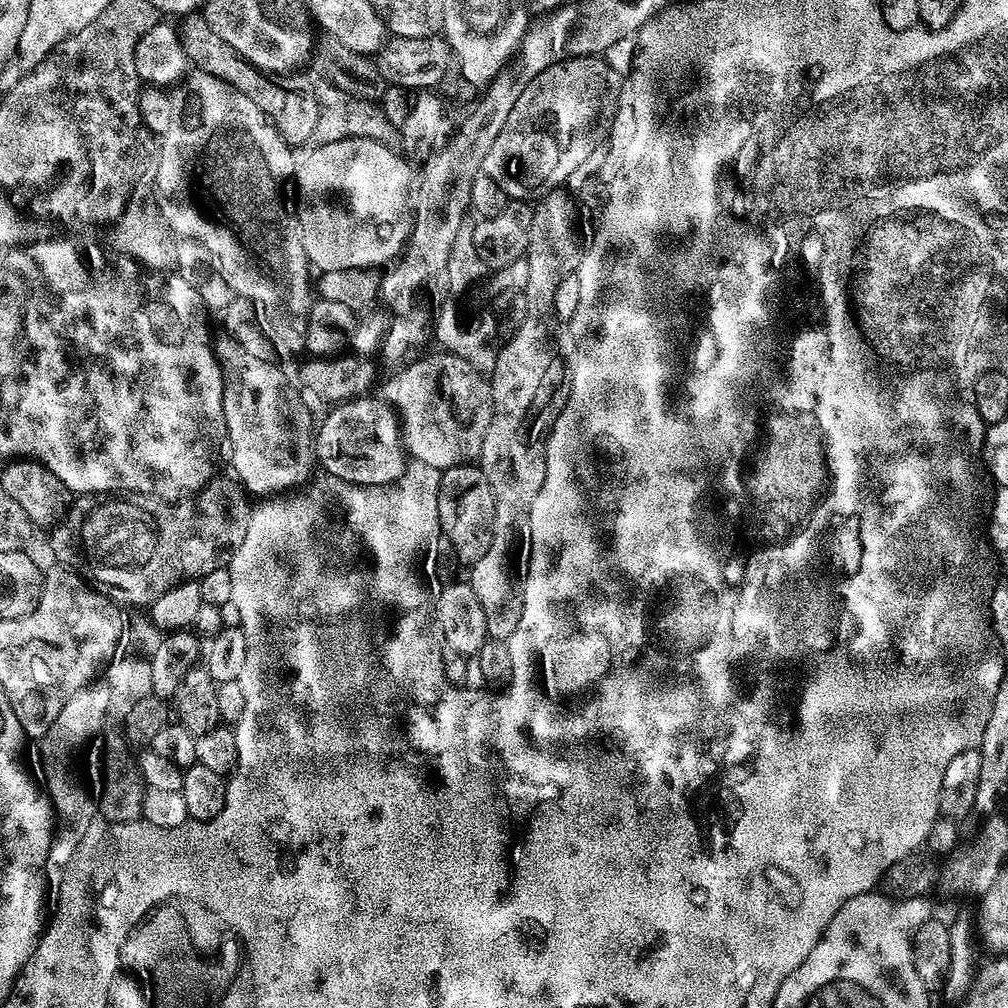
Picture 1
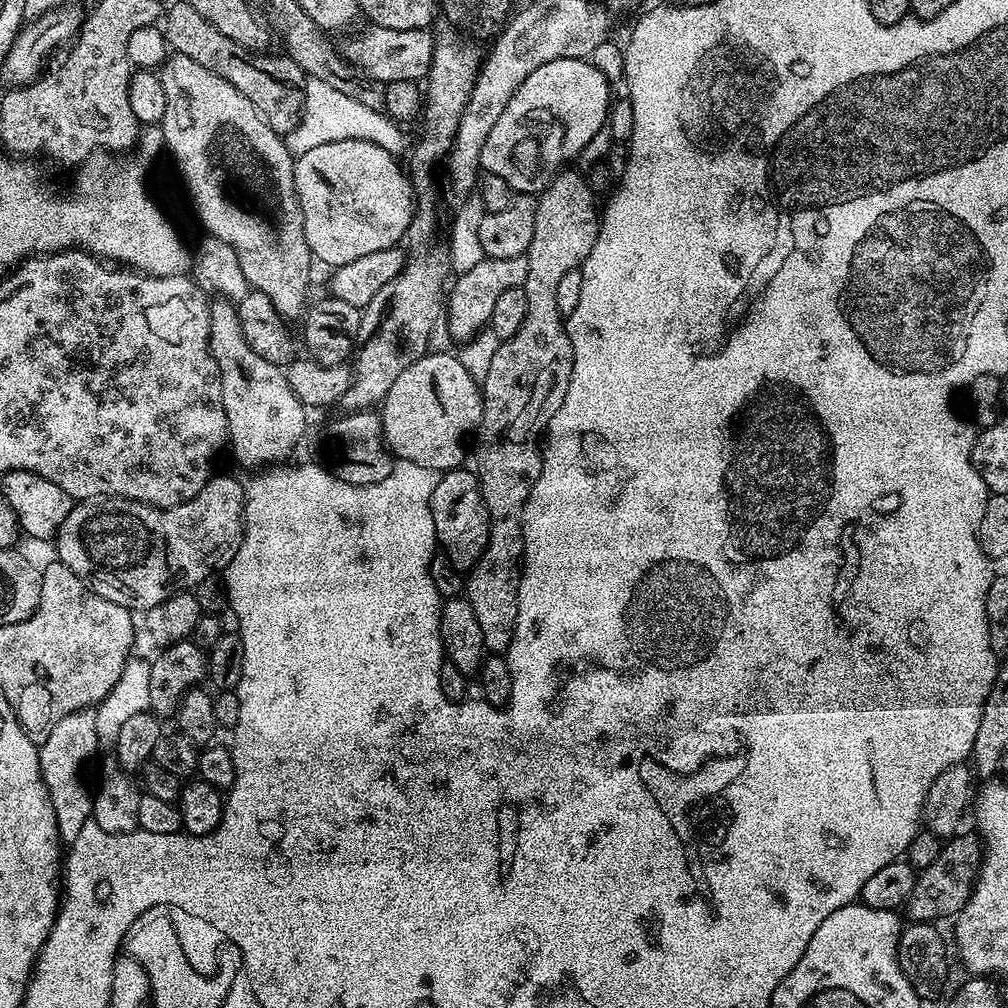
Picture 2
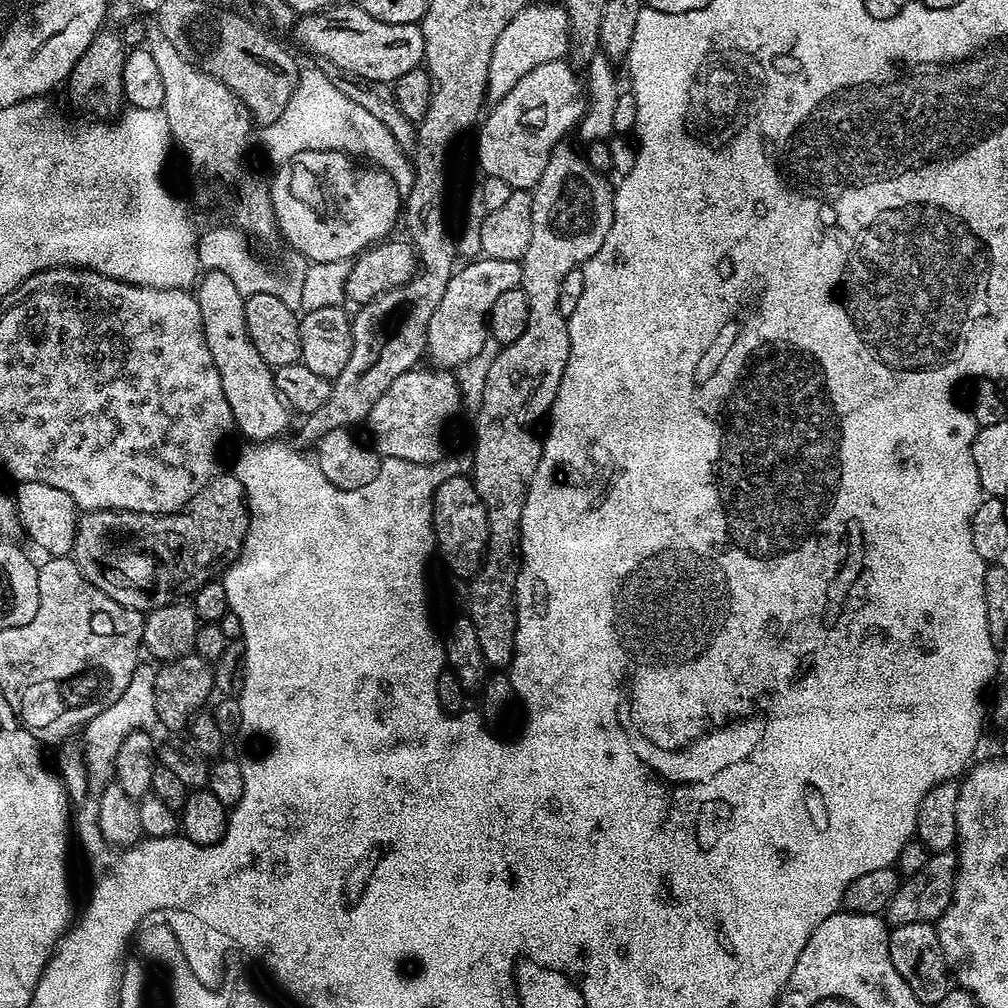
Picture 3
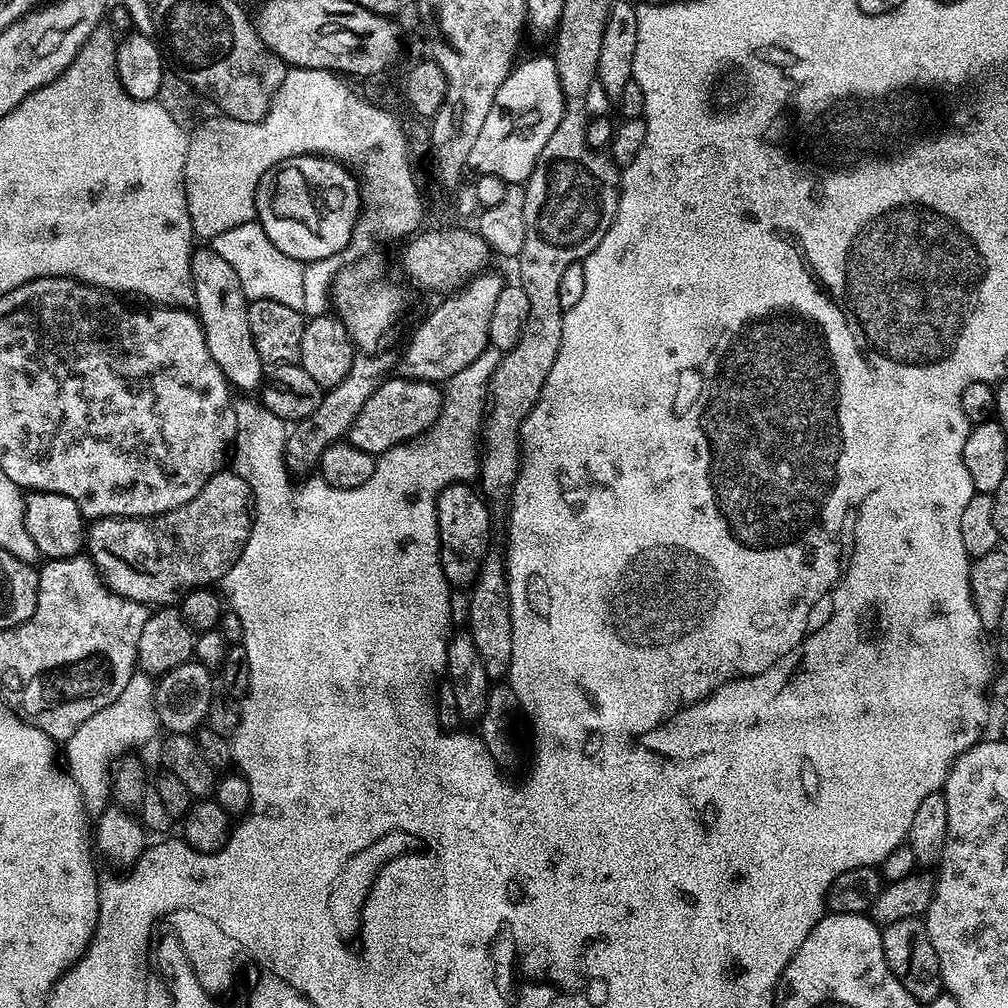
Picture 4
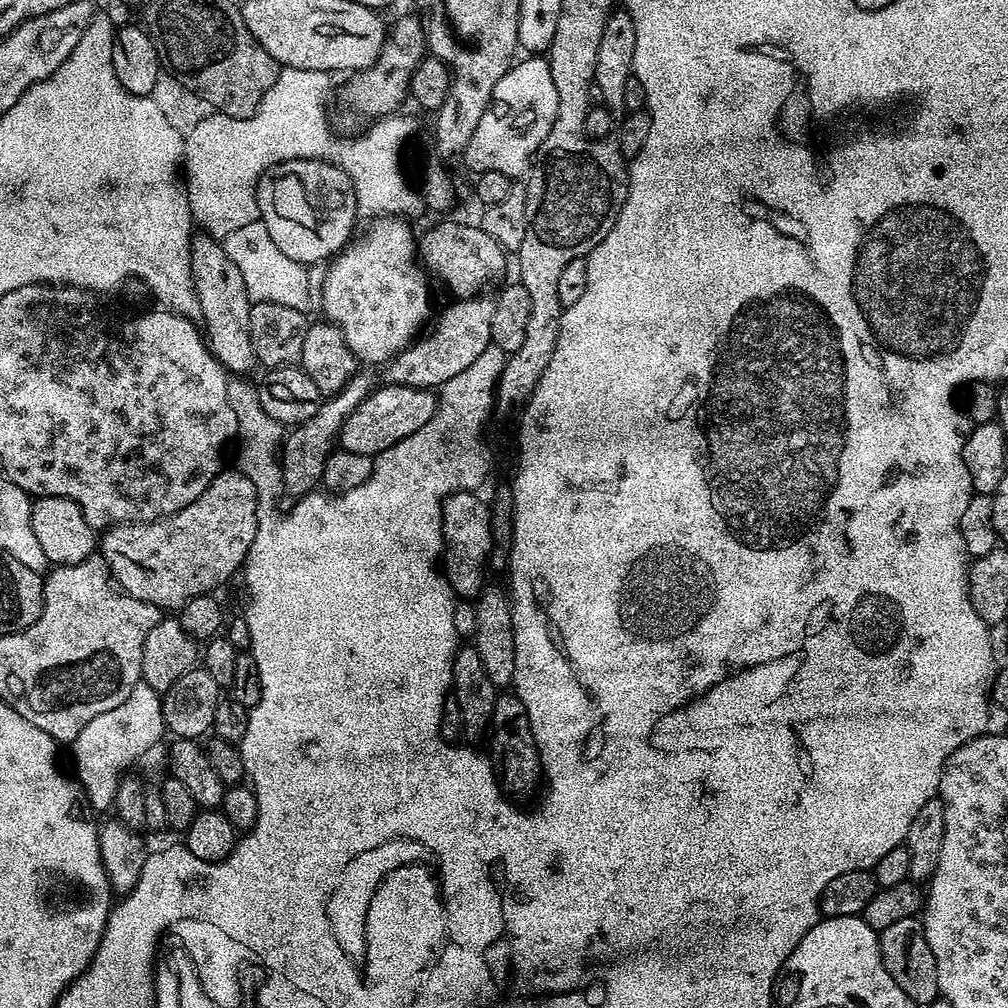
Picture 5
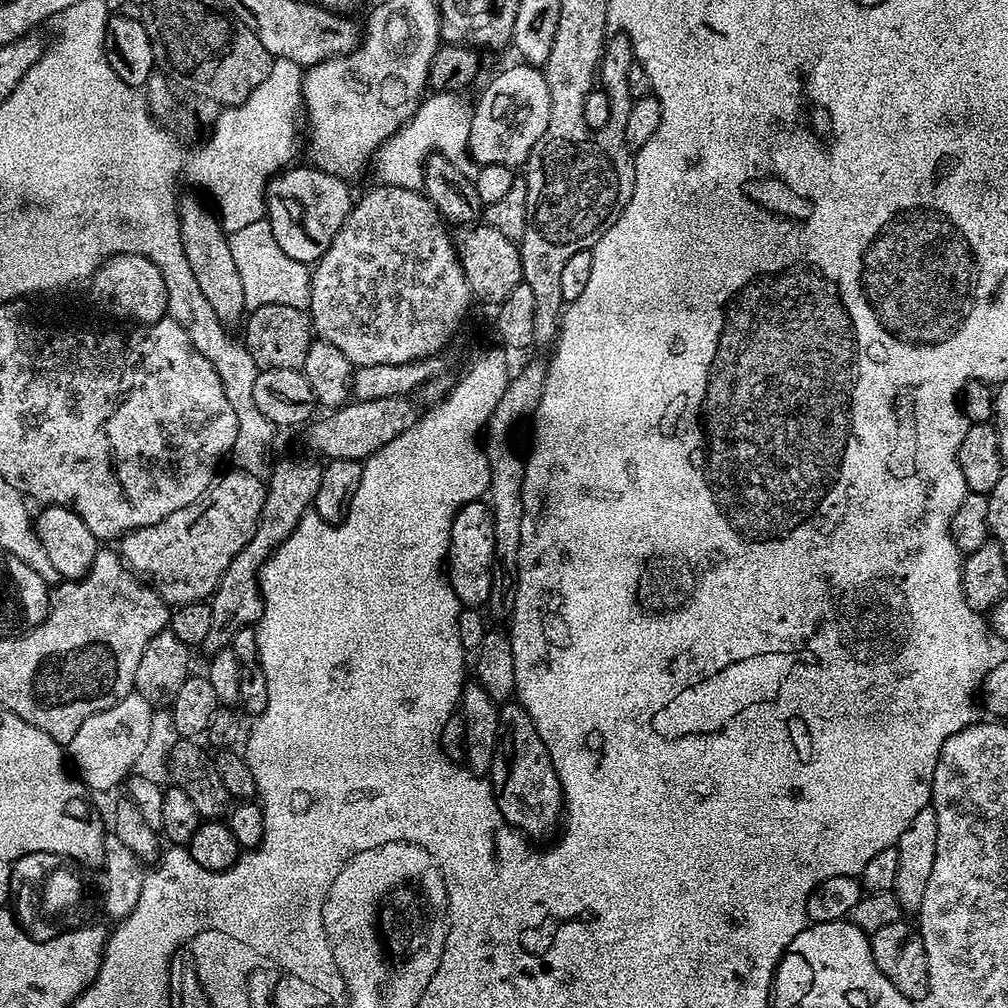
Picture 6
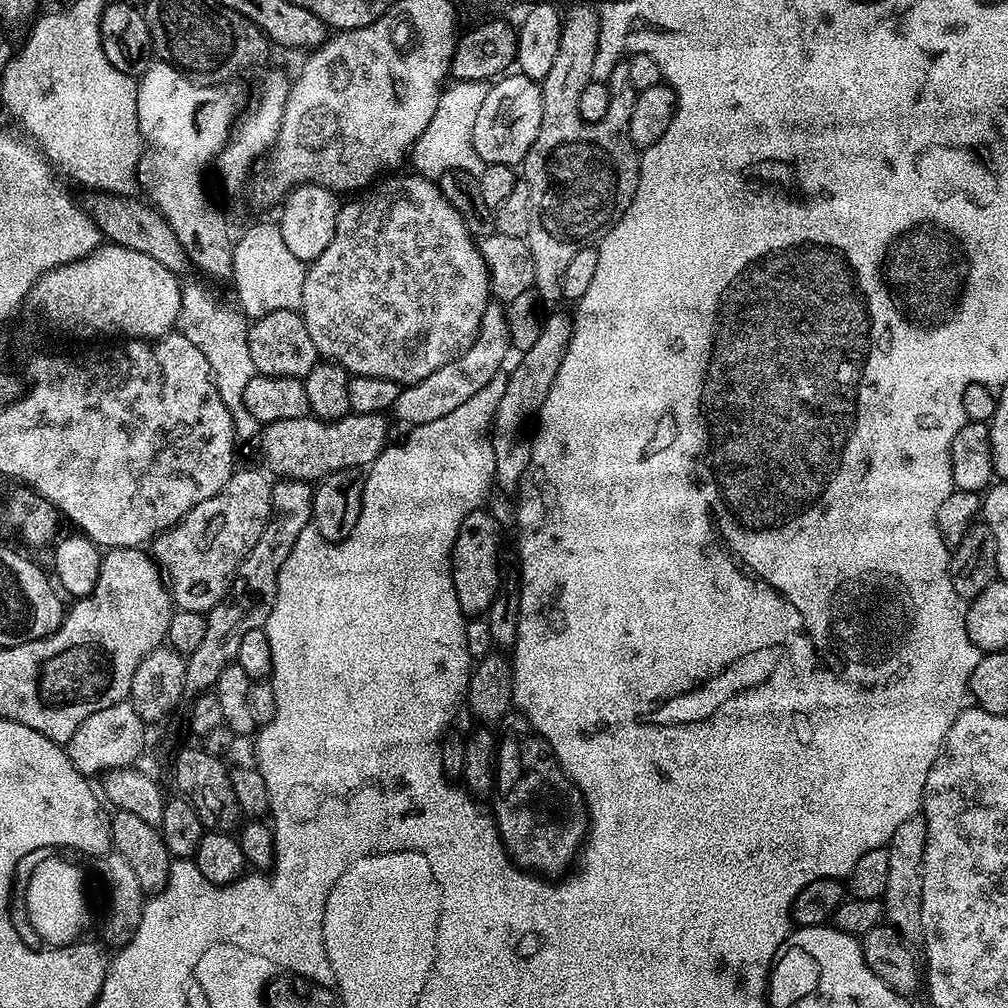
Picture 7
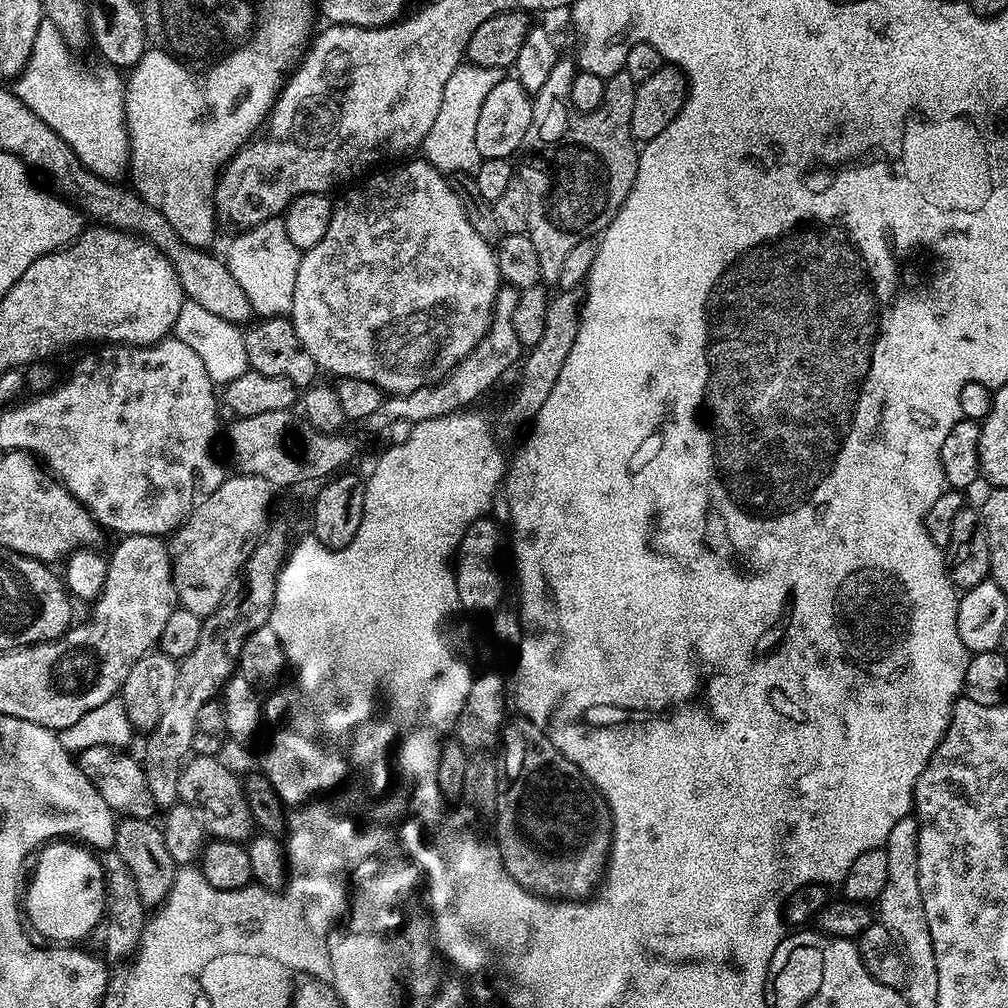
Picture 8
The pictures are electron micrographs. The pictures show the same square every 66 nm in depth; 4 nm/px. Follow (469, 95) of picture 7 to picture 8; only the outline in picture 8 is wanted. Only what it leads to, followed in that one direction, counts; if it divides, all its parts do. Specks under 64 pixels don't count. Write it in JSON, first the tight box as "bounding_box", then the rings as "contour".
{"bounding_box":[422,62,501,174],"contour":[[[461,62],[454,74],[450,74],[450,82],[446,82],[446,90],[442,94],[442,107],[438,110],[438,118],[434,118],[434,126],[430,126],[430,134],[426,134],[422,145],[423,159],[435,166],[439,172],[474,174],[478,170],[482,159],[478,154],[478,142],[474,142],[478,110],[482,110],[486,94],[490,94],[490,90],[498,86],[501,78],[501,69],[469,62]]]}

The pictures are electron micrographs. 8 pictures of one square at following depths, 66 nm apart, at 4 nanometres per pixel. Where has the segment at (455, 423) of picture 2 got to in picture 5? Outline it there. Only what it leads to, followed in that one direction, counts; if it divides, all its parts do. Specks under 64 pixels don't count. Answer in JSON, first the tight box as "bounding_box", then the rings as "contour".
{"bounding_box":[338,384,438,458],"contour":[[[384,384],[370,391],[360,405],[358,405],[344,420],[340,427],[338,444],[343,451],[353,452],[359,456],[375,458],[381,452],[387,452],[390,446],[400,444],[402,438],[413,436],[416,428],[423,428],[425,422],[430,419],[438,408],[438,396],[435,391],[426,388],[411,388],[410,386],[398,386],[397,384]]]}

